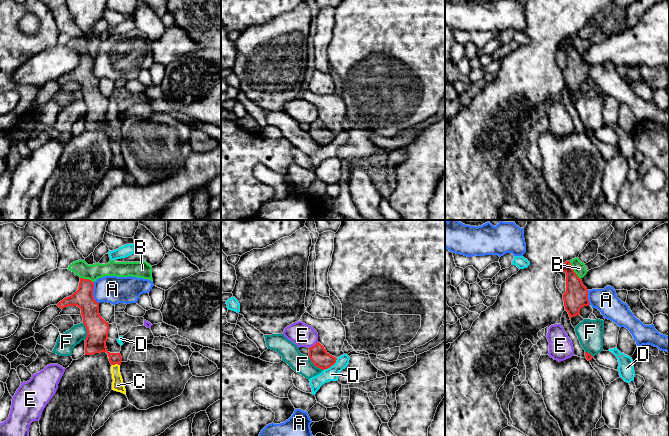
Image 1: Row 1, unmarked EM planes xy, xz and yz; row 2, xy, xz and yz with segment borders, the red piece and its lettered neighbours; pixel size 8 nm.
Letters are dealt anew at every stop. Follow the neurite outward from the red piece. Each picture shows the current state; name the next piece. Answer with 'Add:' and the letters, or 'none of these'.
Add: C

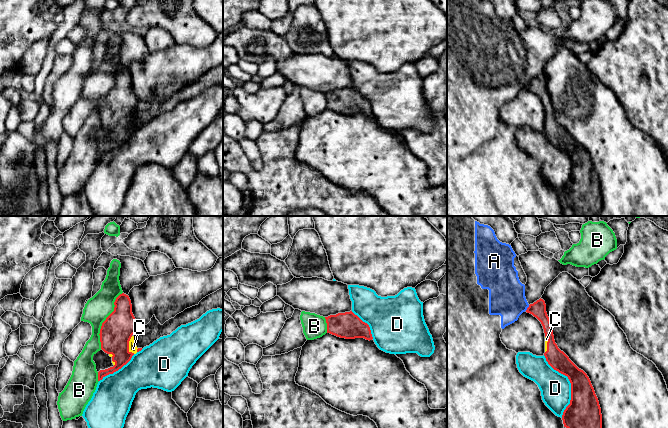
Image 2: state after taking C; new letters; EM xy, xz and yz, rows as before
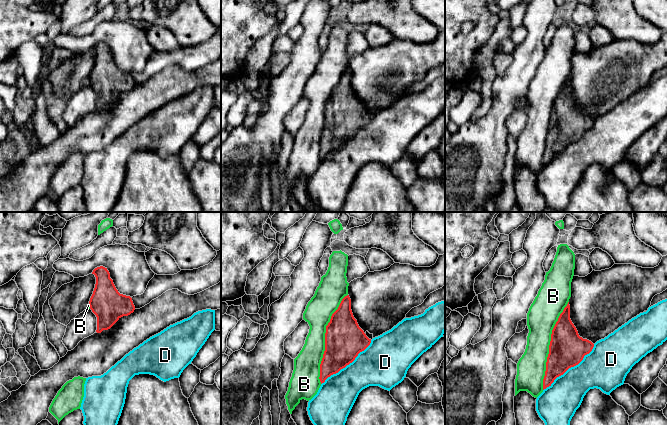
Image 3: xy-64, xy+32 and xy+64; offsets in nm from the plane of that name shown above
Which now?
Add: C

